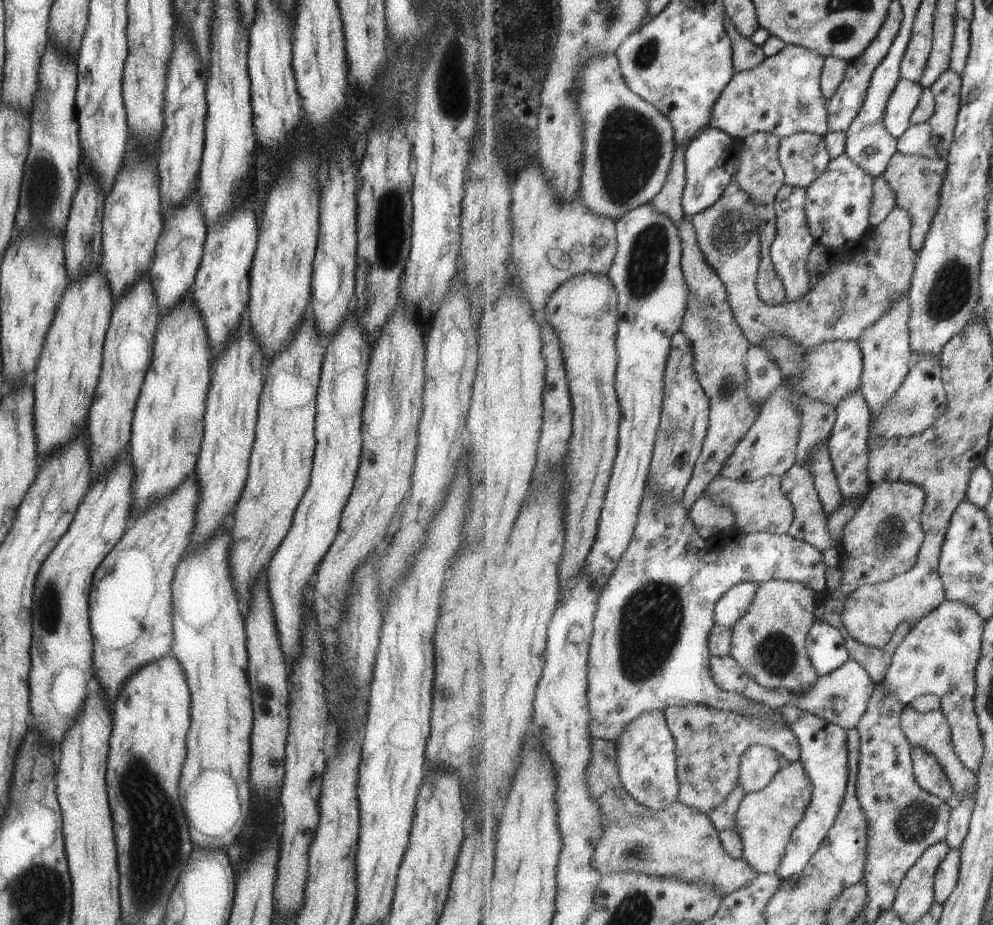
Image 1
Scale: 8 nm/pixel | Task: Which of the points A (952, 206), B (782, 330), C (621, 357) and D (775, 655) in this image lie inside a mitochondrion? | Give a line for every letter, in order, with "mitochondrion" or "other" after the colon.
A: other
B: other
C: other
D: mitochondrion

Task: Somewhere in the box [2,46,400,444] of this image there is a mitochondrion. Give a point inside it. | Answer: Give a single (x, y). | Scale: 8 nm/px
(42, 191)

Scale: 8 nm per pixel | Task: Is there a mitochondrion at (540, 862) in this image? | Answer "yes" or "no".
no

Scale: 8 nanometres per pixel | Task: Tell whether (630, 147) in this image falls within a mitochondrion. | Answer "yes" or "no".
yes

